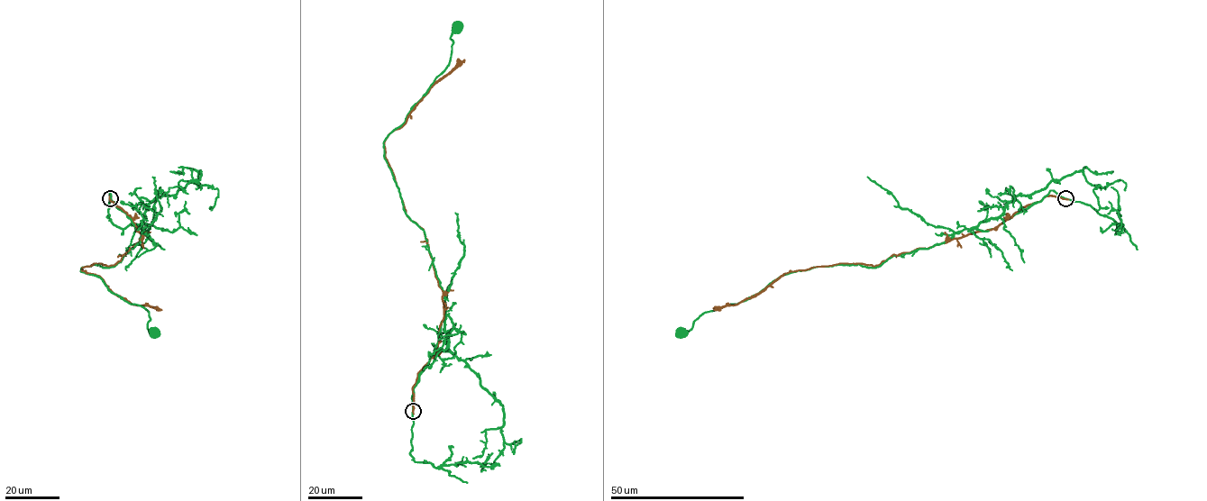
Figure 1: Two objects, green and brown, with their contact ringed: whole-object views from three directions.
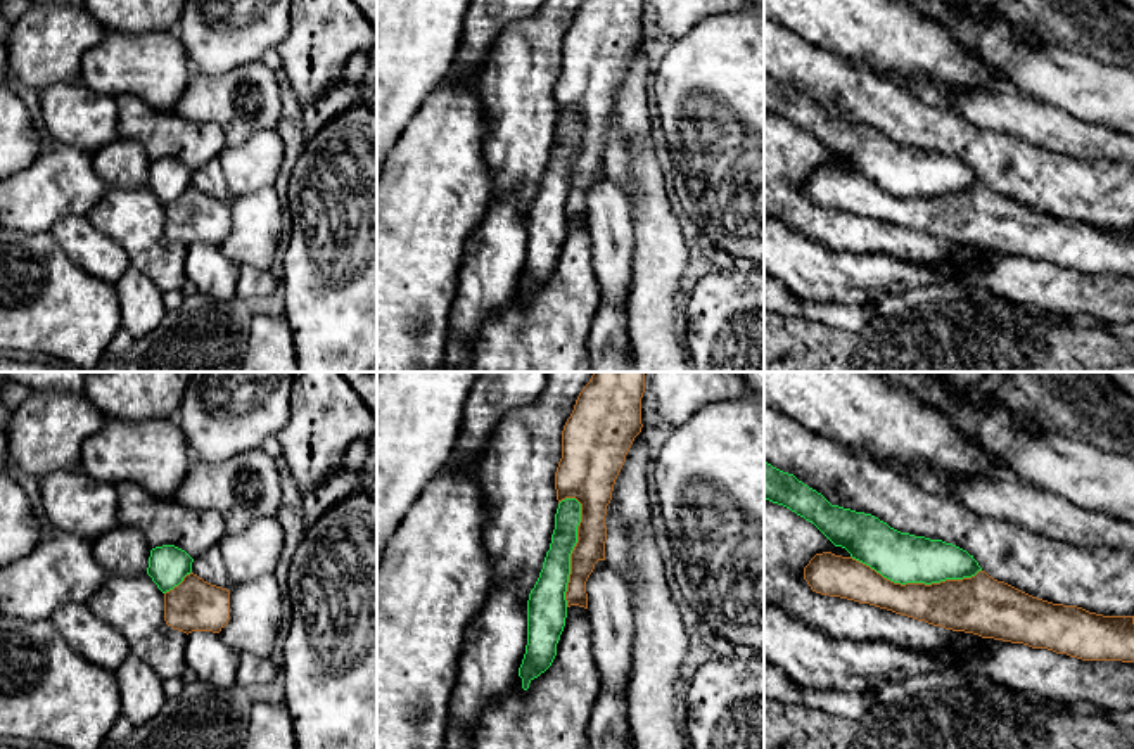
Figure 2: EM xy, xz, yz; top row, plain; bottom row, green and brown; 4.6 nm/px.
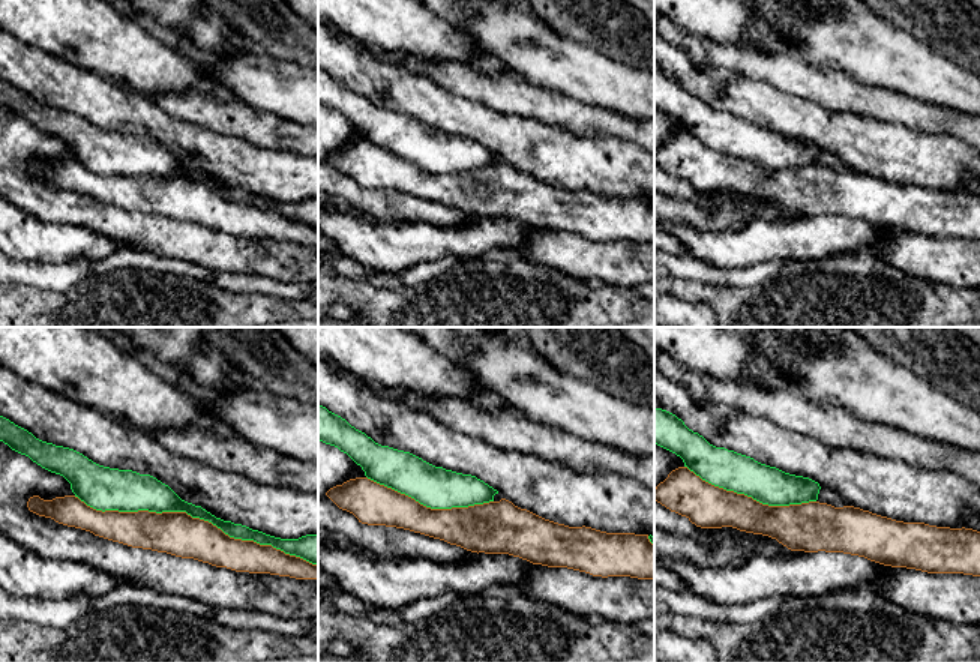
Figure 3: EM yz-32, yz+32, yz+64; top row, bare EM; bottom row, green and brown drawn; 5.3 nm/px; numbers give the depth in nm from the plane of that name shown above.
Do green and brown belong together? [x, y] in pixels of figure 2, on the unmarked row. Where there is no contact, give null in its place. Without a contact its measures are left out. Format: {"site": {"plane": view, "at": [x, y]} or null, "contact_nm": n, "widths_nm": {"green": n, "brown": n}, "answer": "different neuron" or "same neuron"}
{"site": {"plane": "yz", "at": [917, 194]}, "contact_nm": 600, "widths_nm": {"green": 240, "brown": 240}, "answer": "different neuron"}

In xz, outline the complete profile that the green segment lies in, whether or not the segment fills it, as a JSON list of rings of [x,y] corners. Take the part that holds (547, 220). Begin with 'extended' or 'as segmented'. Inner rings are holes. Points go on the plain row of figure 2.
as segmented; [[[576,111],[562,112],[555,126],[550,163],[527,213],[527,258],[519,280],[524,303],[551,278],[557,268],[557,256],[567,230],[565,204],[579,135],[581,116]]]

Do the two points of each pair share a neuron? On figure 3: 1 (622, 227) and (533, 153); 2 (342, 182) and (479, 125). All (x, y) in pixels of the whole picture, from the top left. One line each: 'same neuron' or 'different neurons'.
1: same neuron
2: different neurons

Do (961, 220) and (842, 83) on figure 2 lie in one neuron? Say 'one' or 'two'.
one

